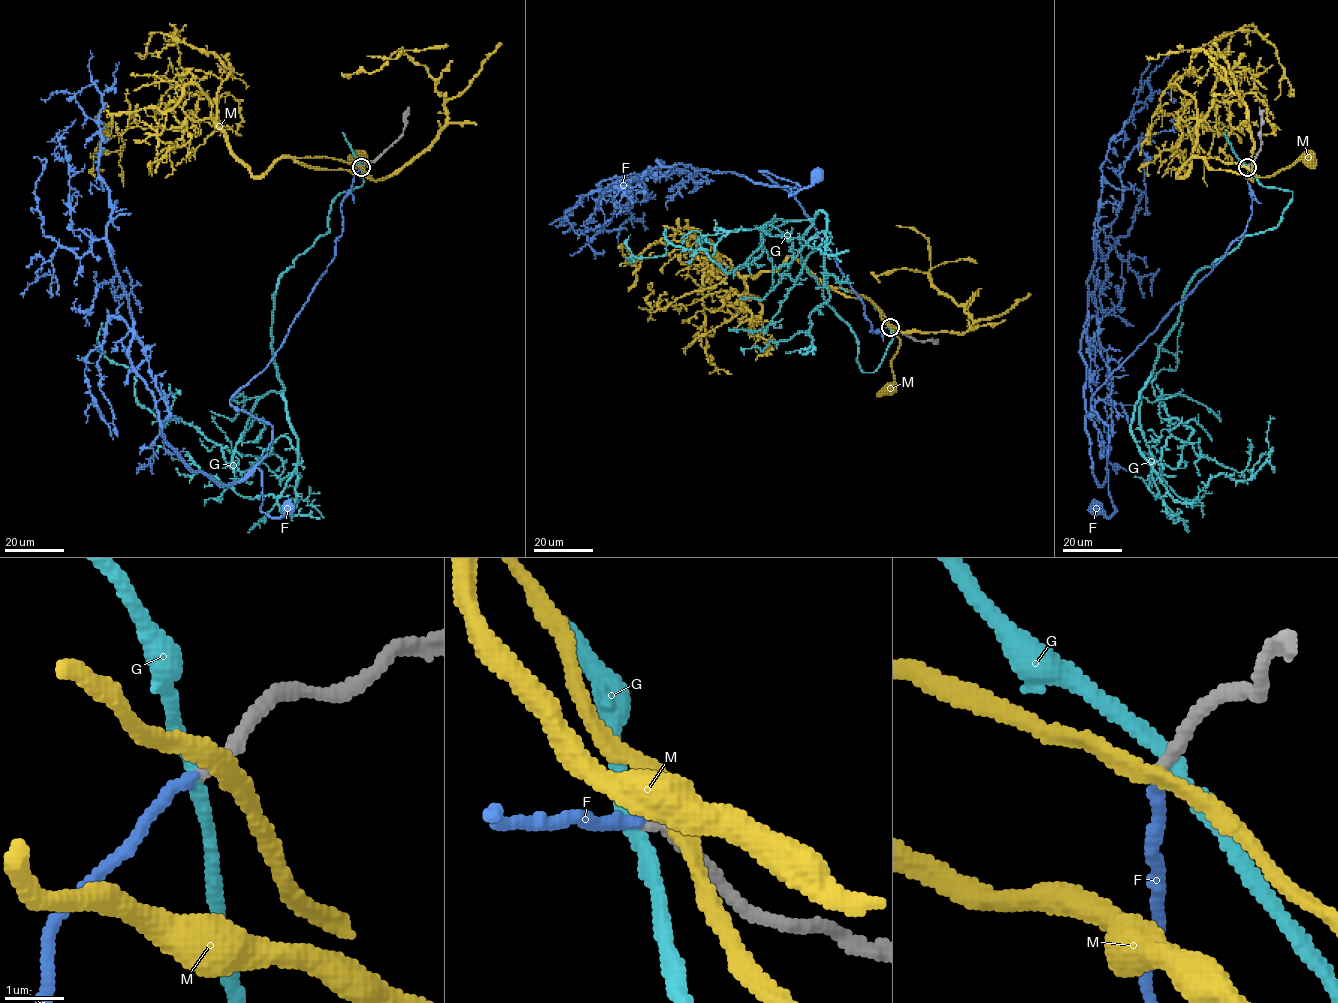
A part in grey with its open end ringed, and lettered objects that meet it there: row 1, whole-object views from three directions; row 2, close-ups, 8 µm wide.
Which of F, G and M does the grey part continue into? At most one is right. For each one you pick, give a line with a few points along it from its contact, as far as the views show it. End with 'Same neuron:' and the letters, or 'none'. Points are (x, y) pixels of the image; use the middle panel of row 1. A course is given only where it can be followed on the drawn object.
F: course (890, 328), (870, 331), (862, 300), (804, 209), (759, 170), (801, 188), (785, 186), (789, 195), (814, 176)
Same neuron: F

